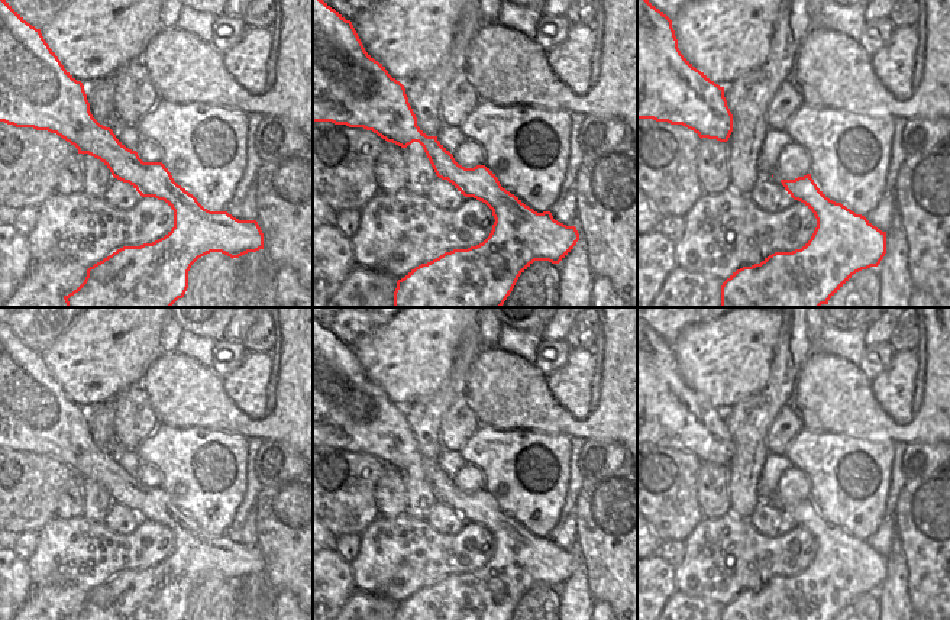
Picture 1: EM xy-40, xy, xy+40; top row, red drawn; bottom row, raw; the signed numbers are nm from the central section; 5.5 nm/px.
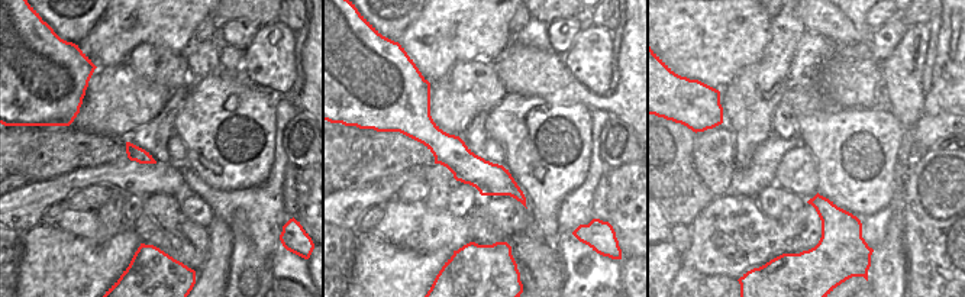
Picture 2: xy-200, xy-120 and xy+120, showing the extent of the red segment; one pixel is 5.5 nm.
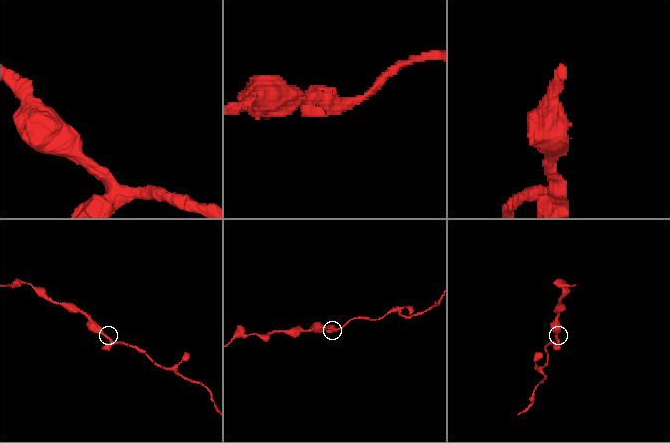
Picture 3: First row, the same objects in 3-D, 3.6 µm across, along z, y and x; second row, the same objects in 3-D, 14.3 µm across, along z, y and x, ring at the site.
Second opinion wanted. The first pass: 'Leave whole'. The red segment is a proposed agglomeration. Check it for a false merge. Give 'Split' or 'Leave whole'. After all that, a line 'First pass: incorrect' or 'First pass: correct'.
Leave whole
First pass: correct

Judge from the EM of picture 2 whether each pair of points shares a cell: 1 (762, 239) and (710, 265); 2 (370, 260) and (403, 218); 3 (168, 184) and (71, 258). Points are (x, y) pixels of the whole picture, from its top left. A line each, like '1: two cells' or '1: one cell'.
1: one cell
2: two cells
3: two cells

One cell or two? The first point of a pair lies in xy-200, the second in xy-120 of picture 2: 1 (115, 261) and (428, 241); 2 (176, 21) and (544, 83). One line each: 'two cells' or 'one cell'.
1: two cells
2: two cells

